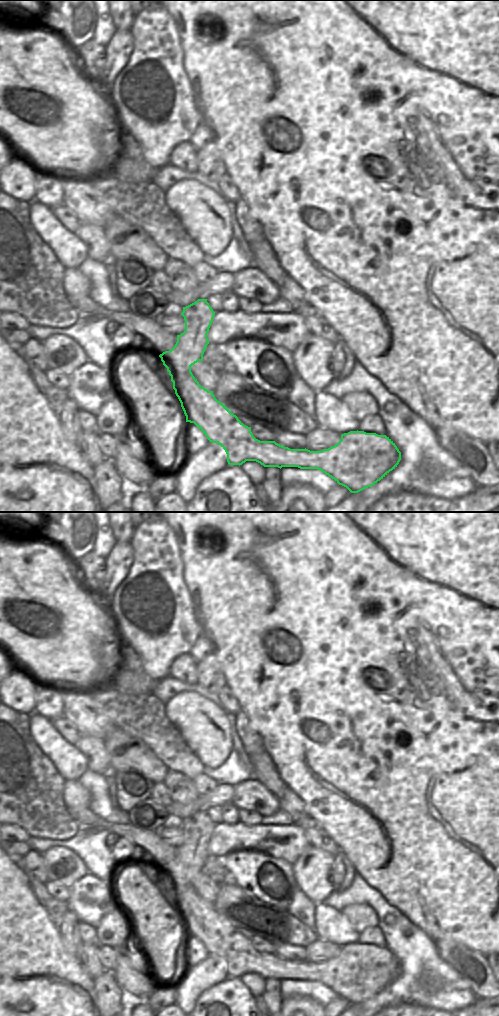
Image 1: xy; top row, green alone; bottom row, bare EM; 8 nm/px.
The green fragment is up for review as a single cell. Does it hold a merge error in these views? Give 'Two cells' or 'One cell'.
Two cells.

